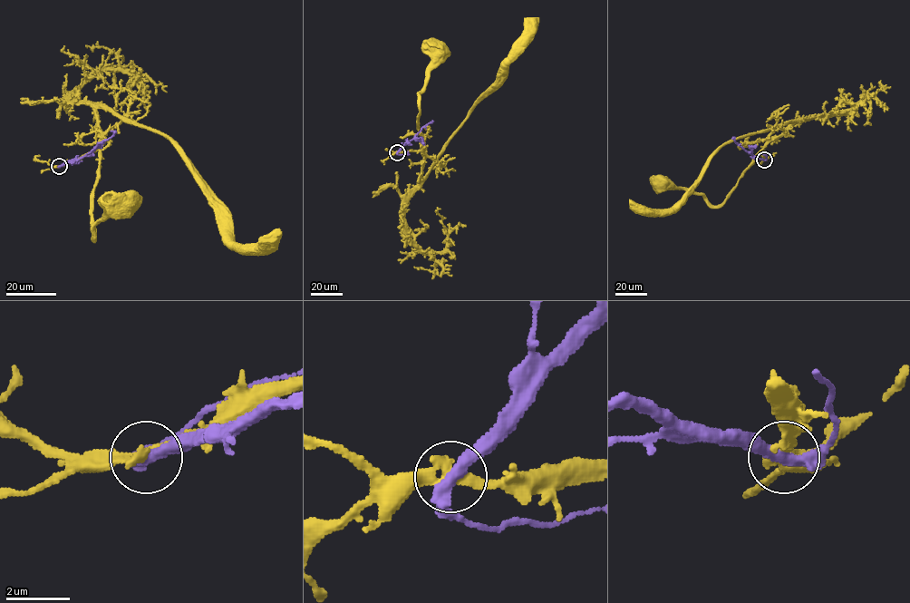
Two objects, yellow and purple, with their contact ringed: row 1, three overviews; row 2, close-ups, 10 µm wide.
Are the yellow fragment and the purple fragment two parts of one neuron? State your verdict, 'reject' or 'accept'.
reject

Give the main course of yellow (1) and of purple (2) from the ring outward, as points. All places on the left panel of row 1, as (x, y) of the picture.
1: (60, 166), (99, 150), (100, 178), (93, 189), (92, 238), (92, 228), (98, 221), (122, 200), (125, 203)
2: (60, 166), (85, 156), (99, 143), (110, 138), (113, 133), (111, 131)

